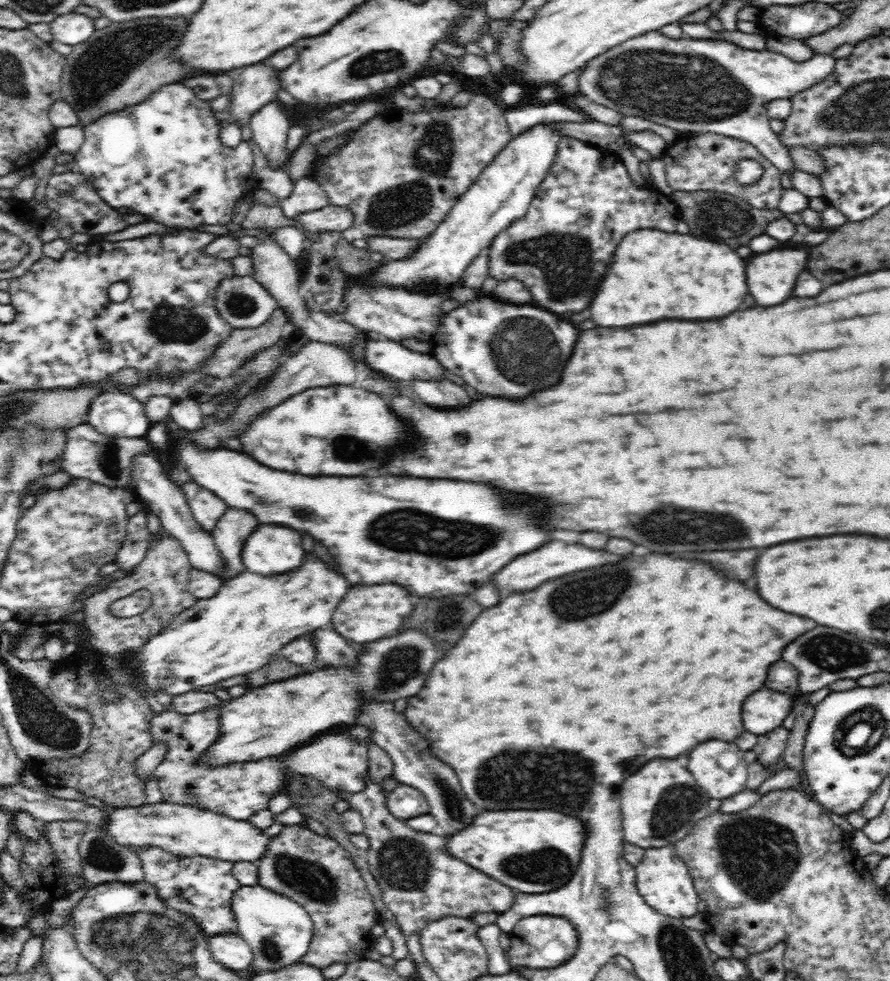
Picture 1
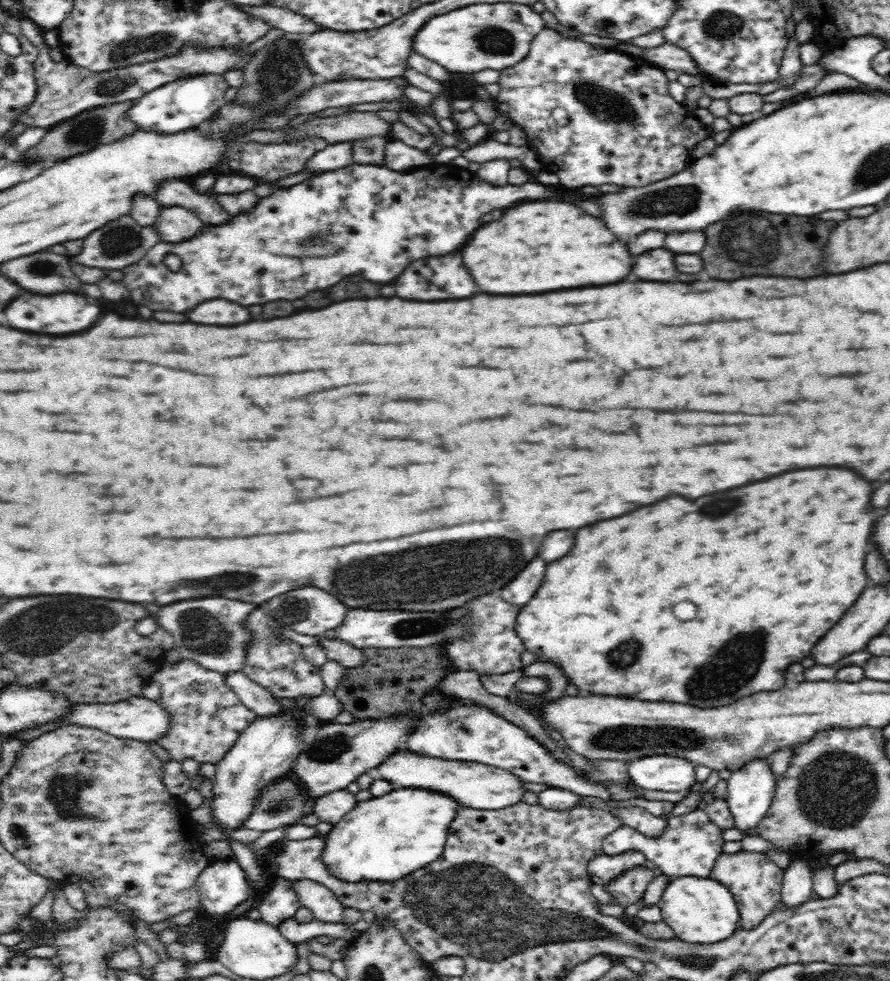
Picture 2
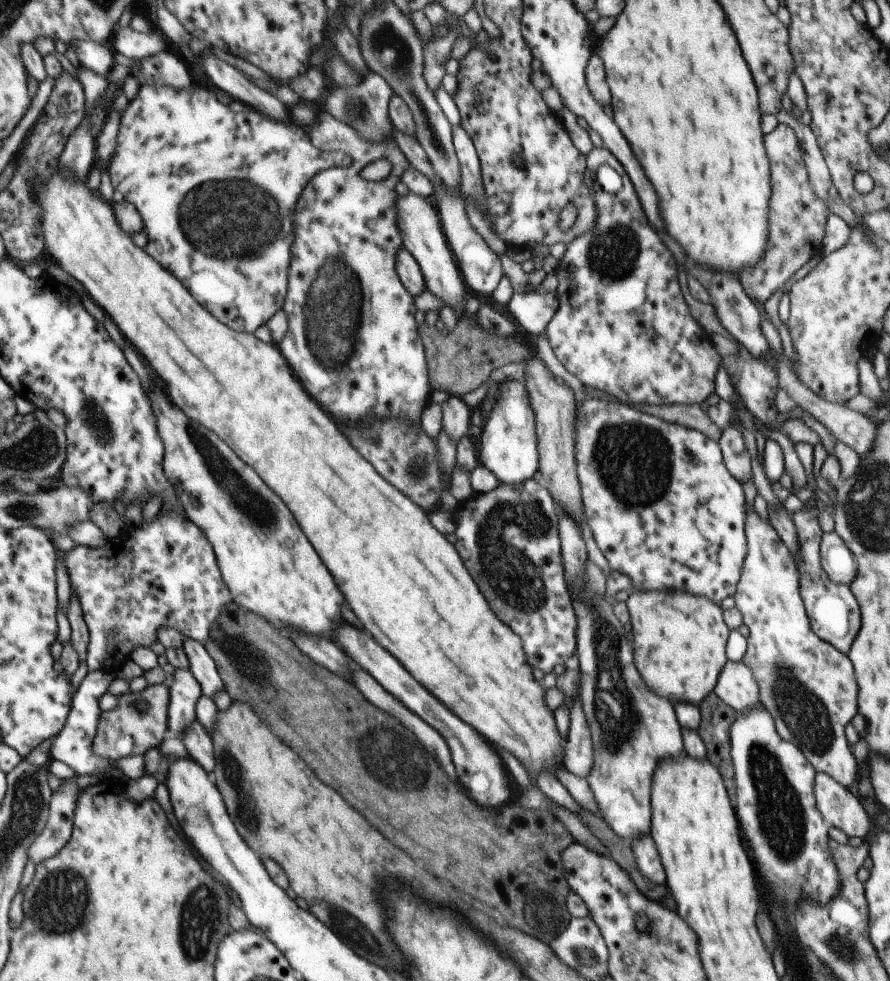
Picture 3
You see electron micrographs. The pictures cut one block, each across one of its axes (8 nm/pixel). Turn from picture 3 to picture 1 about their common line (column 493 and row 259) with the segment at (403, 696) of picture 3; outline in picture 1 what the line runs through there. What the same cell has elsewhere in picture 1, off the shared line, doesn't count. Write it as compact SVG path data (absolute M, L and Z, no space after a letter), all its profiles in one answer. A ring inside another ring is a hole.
M774 250L748 262L750 294L764 308L780 306L794 296L800 272L806 270L804 250Z

